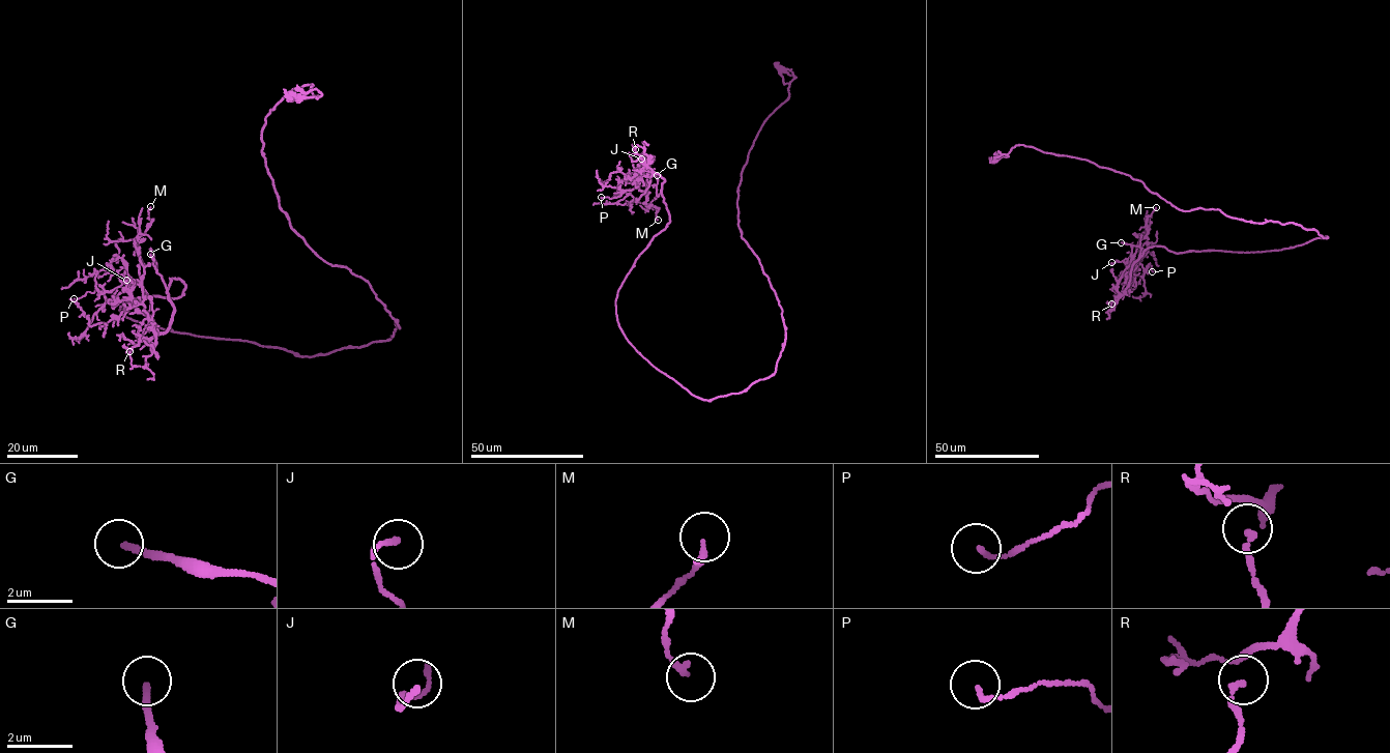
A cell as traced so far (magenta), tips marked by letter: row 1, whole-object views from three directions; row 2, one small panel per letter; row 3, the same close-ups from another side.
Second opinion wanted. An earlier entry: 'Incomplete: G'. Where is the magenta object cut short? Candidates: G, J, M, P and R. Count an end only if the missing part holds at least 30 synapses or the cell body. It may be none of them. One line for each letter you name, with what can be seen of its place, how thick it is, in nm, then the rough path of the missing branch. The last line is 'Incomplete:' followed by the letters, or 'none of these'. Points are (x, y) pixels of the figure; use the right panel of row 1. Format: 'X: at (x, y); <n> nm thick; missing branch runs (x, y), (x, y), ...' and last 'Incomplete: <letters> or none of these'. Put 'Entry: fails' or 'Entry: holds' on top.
Entry: holds
G: at (1121, 242); 190 nm thick; missing branch runs (1121, 242), (1108, 234), (1103, 218)
Incomplete: G

